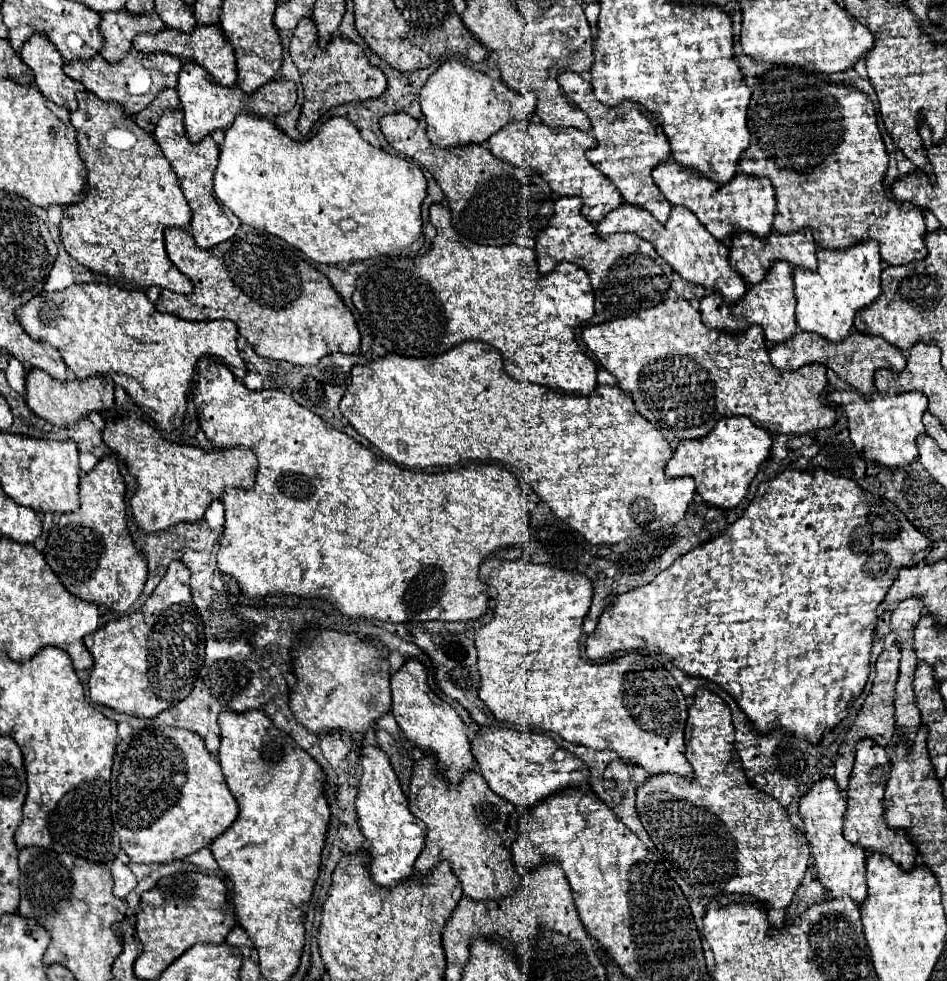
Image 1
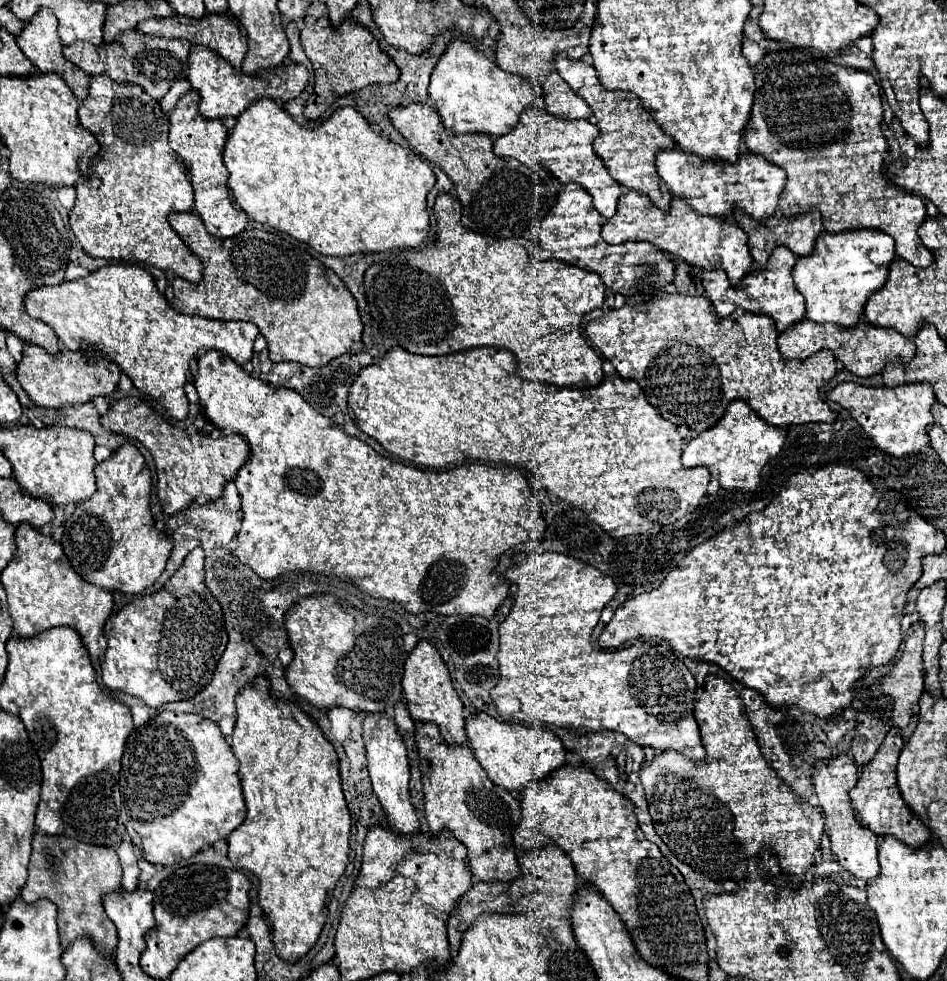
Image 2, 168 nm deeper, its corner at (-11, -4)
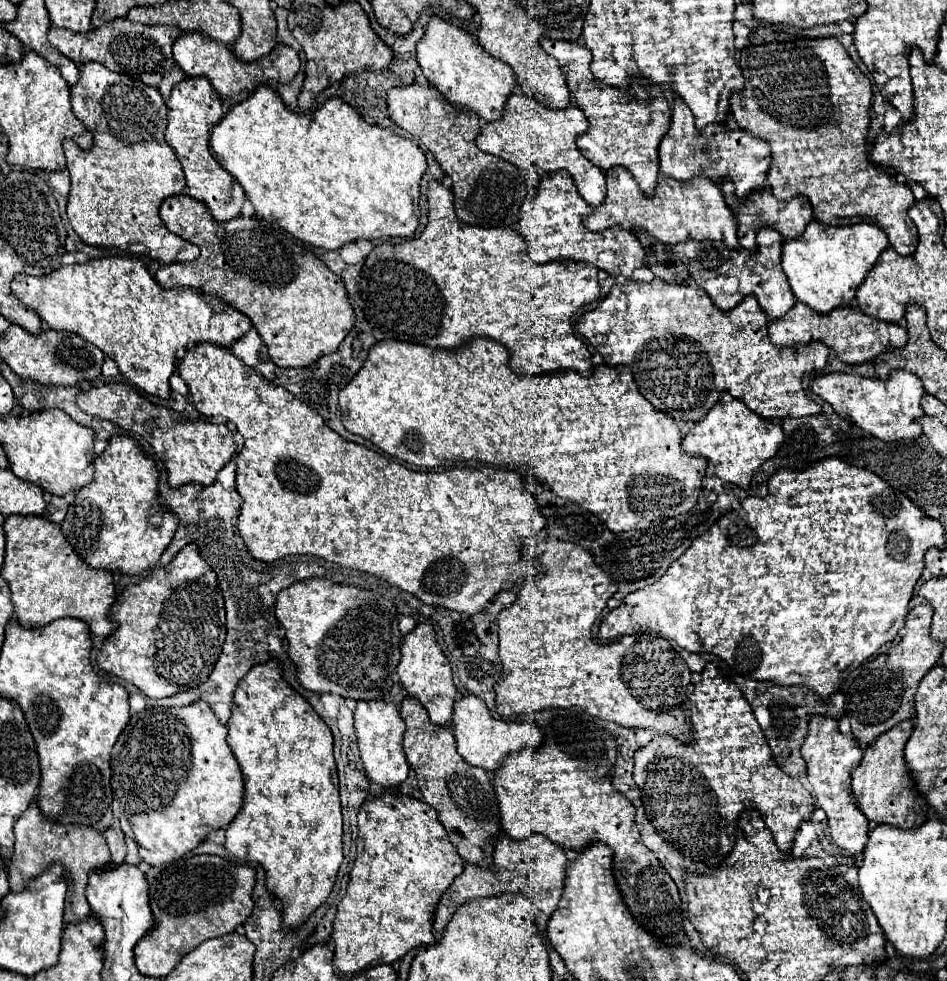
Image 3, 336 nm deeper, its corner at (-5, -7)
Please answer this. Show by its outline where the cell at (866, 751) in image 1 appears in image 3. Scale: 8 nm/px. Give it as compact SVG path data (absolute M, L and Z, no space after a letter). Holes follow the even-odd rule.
M901 721L897 727L883 733L877 741L873 741L859 763L857 769L851 771L851 791L857 799L859 811L875 825L893 825L897 829L917 829L927 821L929 805L925 803L923 795L915 791L915 785L907 773L903 761L903 747L913 731L911 721Z

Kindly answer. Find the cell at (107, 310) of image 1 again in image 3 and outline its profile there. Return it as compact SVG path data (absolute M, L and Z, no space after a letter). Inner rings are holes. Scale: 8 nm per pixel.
M131 255L89 259L87 263L61 267L51 275L41 277L29 277L21 273L13 279L11 289L13 295L27 309L35 311L49 325L49 329L75 333L100 348L117 363L121 375L127 381L161 381L161 399L165 401L171 399L169 377L175 373L175 353L179 347L189 347L191 343L213 343L219 347L231 347L251 329L251 321L243 313L231 309L213 295L203 295L201 291L193 291L189 287L163 289L149 275L143 261Z

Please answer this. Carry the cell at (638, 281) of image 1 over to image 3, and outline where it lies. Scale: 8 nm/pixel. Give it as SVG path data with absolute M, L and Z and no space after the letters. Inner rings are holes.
M565 171L545 175L539 183L535 199L527 201L521 207L519 232L527 243L527 255L535 263L547 263L555 259L589 263L615 279L631 279L635 269L645 267L647 255L643 245L631 231L625 231L621 227L611 227L601 235L593 235L585 227L585 217L589 217L591 213L591 207L581 199L581 195L577 195L577 187L571 175L565 175Z

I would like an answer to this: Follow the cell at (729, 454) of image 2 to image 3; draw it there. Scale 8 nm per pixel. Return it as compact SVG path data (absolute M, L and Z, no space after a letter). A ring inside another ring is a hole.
M723 393L719 403L707 413L705 419L695 423L695 427L683 437L683 451L693 457L707 459L715 475L727 483L735 483L743 489L749 489L753 471L761 467L767 459L771 459L783 443L783 429L773 421L767 421L755 415L743 401Z

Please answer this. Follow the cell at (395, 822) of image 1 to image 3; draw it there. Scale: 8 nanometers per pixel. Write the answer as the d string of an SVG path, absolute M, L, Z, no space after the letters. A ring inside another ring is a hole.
M357 701L355 733L357 733L357 747L363 759L367 779L371 783L381 785L383 789L399 787L399 783L403 783L409 773L409 763L403 751L405 723L399 715L399 709L393 703L385 703L385 701Z

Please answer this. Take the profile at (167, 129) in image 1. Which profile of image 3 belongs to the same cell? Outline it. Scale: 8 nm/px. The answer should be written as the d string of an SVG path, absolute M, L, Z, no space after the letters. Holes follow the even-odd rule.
M187 77L183 83L173 87L171 97L167 99L169 123L167 123L165 139L167 139L169 147L177 153L177 157L183 165L185 181L187 181L185 193L189 197L201 201L203 205L207 205L207 209L211 211L215 221L227 223L241 215L245 193L243 193L241 185L237 183L237 179L233 179L229 175L229 171L225 171L209 151L211 129L223 117L221 105L223 105L221 99L217 99L217 93L213 91L213 87L207 79L189 79Z

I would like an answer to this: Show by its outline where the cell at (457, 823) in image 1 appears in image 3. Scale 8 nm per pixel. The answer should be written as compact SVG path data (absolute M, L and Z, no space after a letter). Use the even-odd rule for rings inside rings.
M413 697L403 699L399 713L407 725L403 749L409 765L415 769L423 801L437 811L439 821L447 829L449 841L457 847L463 861L483 869L493 869L493 839L499 841L501 835L501 813L489 773L465 763L457 753L451 729L433 725L421 703Z

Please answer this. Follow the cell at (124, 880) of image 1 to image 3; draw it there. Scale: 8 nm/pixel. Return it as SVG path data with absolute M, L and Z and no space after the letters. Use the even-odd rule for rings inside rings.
M111 827L109 831L105 831L105 839L107 839L109 851L111 851L113 865L121 865L125 861L125 855L127 855L127 845L125 845L123 831L119 827Z

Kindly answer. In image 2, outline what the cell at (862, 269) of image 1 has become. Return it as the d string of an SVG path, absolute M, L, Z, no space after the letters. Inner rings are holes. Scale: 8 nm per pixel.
M823 230L819 234L819 240L815 240L813 252L807 256L799 256L793 266L795 286L807 300L807 318L819 324L835 322L843 326L855 326L863 314L867 298L885 284L889 264L893 262L893 258L895 258L893 238L881 230L845 230L837 234L829 234Z

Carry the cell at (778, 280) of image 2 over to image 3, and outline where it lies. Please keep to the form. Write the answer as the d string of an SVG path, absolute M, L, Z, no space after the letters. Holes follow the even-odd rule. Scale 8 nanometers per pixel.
M761 231L761 235L757 235L757 255L749 255L747 251L729 251L723 243L679 243L673 247L675 257L687 265L695 285L707 291L717 309L729 311L747 295L755 295L771 321L783 317L797 303L789 291L785 273L781 271L781 249L783 239L777 231Z

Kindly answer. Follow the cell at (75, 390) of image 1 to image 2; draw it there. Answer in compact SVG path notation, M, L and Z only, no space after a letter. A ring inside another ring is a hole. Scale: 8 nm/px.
M37 344L23 346L23 358L17 364L17 380L29 398L43 408L61 408L85 404L95 396L111 396L119 382L119 368L113 360L95 346L83 346L77 352L61 350L59 354L47 354ZM91 356L91 358L89 358Z

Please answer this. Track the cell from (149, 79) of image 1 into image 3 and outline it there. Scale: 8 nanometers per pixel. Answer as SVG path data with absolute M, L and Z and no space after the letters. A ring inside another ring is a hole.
M115 19L113 23L105 23L101 29L91 29L89 35L71 35L71 31L51 29L47 39L55 49L59 49L77 65L97 61L109 71L133 75L149 87L159 87L161 79L175 67L173 43L179 39L179 35L181 29L177 27L149 27L141 23L129 23L129 19Z

